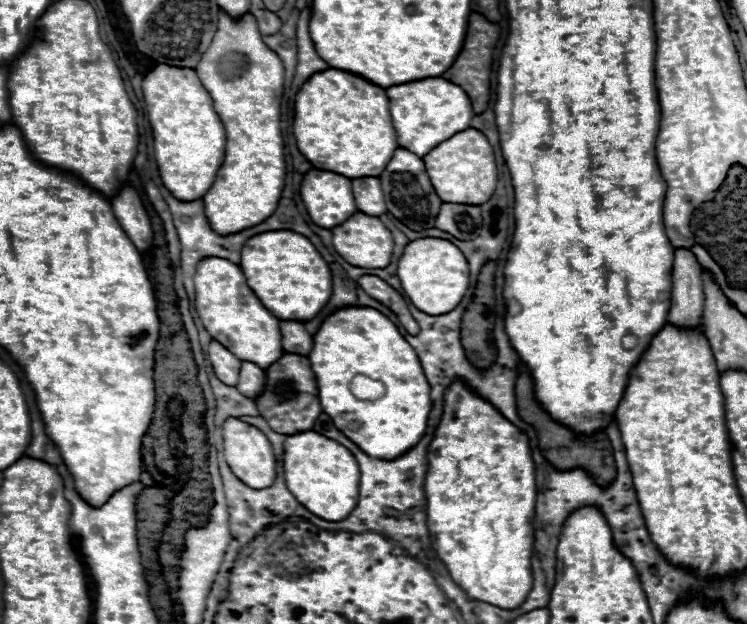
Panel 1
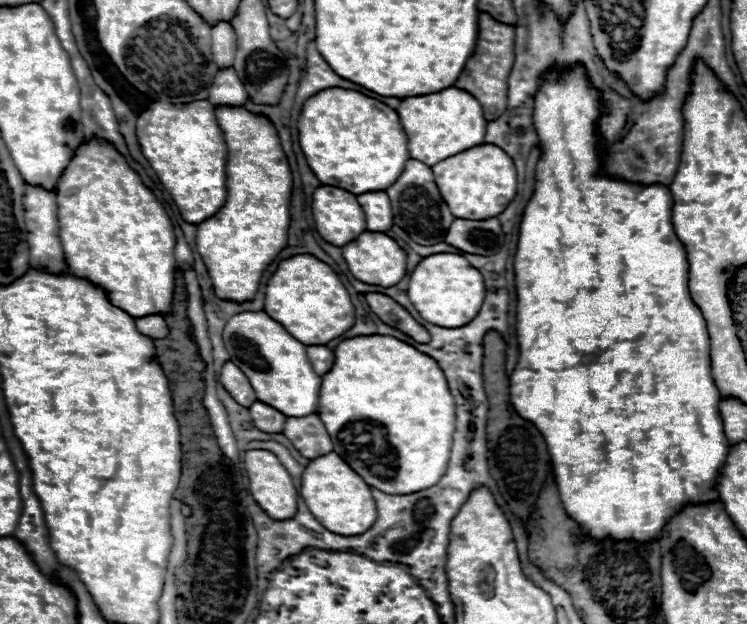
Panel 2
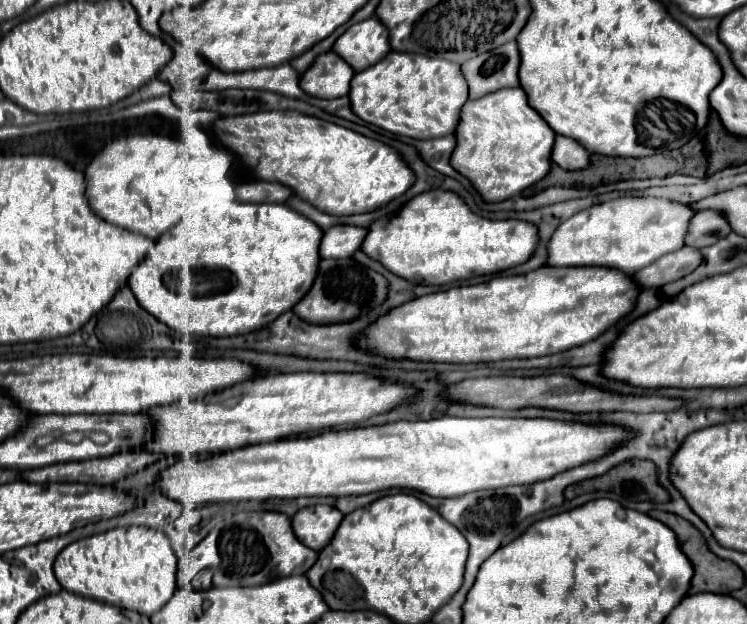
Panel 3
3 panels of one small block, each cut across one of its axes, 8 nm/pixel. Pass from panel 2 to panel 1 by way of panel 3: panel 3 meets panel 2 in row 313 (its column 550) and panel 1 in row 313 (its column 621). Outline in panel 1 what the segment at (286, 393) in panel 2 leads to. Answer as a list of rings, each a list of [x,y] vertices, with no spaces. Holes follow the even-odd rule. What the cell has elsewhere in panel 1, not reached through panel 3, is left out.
[[[204,258],[196,268],[194,286],[196,312],[204,328],[238,360],[252,360],[266,370],[284,354],[284,350],[280,348],[280,320],[272,316],[256,298],[252,288],[246,284],[240,266],[220,258]]]

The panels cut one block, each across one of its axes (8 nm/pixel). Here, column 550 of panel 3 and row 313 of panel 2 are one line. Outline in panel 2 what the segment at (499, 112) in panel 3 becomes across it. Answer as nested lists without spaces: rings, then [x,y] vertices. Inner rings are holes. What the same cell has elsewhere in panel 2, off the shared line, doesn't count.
[[[98,138],[80,144],[76,160],[68,164],[64,176],[60,176],[60,184],[56,184],[56,204],[60,242],[72,274],[102,286],[108,292],[110,302],[130,312],[134,318],[146,314],[164,314],[170,310],[176,268],[174,226],[160,200],[148,186],[144,186],[138,172],[128,166],[126,158],[112,144],[100,142]]]

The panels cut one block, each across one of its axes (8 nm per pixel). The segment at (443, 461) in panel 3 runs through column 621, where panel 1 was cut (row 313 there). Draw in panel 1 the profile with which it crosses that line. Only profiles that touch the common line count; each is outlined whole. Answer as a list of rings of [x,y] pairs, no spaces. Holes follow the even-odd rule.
[[[442,238],[412,240],[398,260],[398,278],[402,282],[404,294],[416,308],[422,312],[432,312],[432,316],[450,312],[456,308],[456,304],[460,304],[468,290],[468,276],[470,270],[464,254],[452,242]]]

